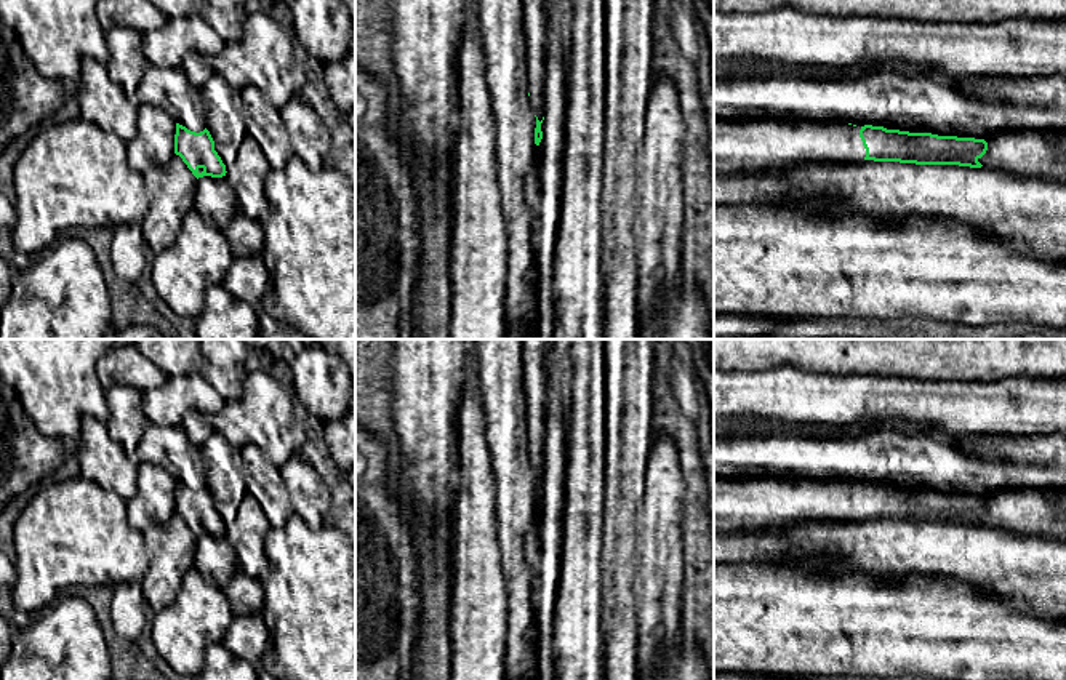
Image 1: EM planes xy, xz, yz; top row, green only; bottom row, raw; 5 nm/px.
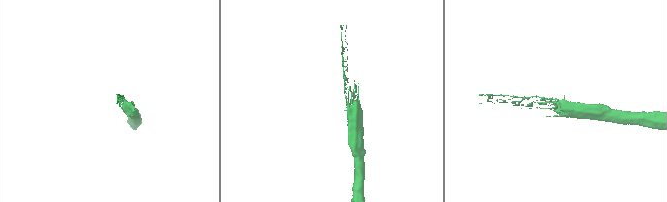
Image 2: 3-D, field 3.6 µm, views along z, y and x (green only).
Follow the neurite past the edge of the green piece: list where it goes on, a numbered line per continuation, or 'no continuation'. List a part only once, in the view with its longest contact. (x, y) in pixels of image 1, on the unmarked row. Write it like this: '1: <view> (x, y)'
1: yz (740, 504)

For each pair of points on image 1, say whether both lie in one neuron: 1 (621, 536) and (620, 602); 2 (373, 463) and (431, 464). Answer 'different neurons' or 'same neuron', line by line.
1: same neuron
2: different neurons

